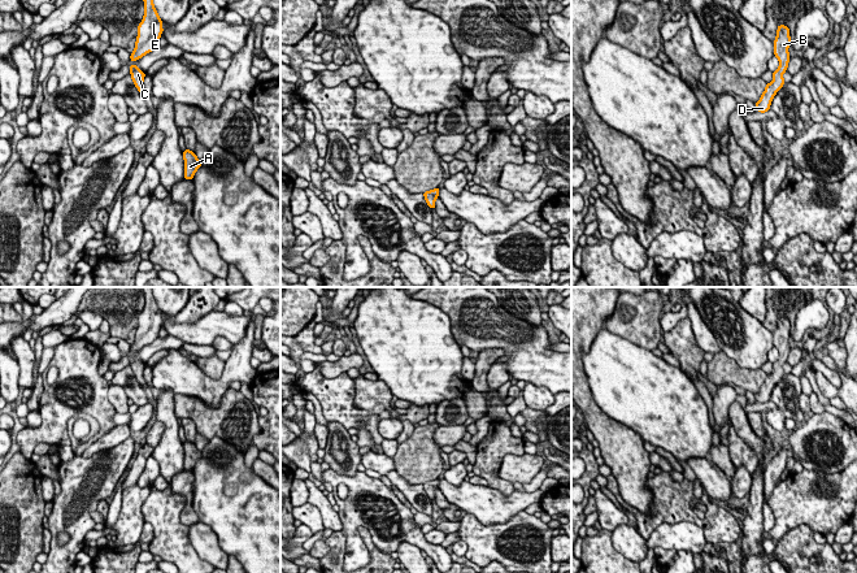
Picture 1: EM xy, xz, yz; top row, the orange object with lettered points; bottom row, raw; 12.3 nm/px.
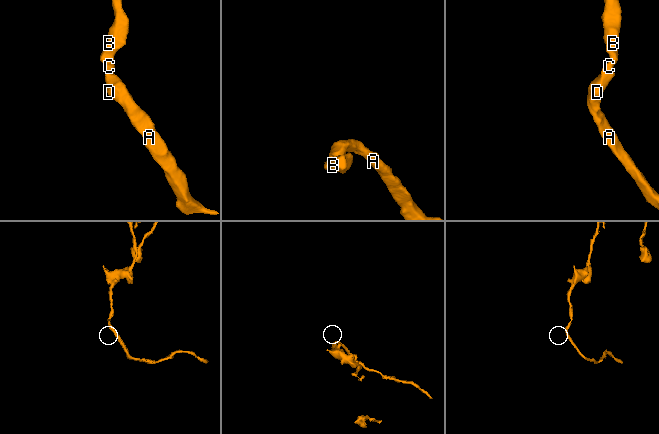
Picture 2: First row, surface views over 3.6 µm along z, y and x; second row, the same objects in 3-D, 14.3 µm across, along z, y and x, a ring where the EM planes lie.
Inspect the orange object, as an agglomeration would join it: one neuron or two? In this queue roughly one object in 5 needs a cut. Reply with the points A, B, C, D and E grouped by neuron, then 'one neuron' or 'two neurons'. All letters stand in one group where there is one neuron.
A B C D E; one neuron

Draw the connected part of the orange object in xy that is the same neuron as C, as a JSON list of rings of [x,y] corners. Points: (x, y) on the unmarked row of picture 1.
[[[130,356],[130,365],[132,369],[134,376],[136,377],[138,382],[144,386],[147,385],[145,379],[143,378],[143,372],[144,372],[144,363],[142,363],[136,356]]]

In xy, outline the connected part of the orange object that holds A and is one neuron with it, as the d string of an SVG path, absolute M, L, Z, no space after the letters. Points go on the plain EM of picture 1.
M186 439L183 444L184 450L184 469L191 472L196 461L201 457L201 452L196 448L195 443Z

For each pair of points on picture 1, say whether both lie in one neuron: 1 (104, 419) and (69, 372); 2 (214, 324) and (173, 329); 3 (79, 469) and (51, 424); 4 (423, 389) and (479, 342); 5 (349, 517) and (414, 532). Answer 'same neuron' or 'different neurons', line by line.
1: same neuron
2: same neuron
3: different neurons
4: different neurons
5: same neuron

